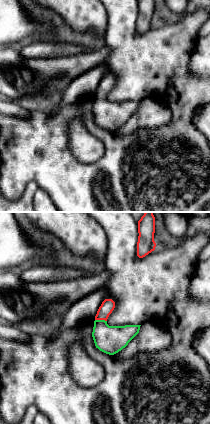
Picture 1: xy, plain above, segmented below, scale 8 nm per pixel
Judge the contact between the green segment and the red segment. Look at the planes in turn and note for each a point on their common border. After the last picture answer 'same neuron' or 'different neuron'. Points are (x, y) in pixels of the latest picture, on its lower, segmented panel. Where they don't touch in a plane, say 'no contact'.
contact (101, 320)

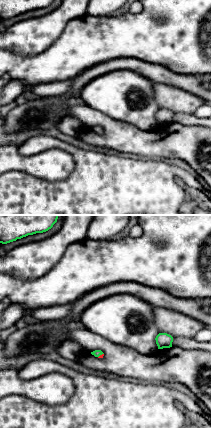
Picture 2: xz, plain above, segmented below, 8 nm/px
contact (100, 354)

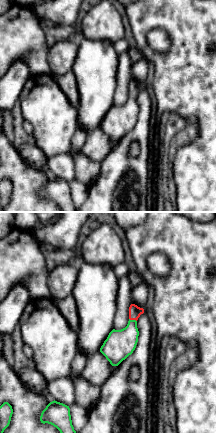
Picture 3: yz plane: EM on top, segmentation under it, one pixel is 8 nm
contact (133, 320)

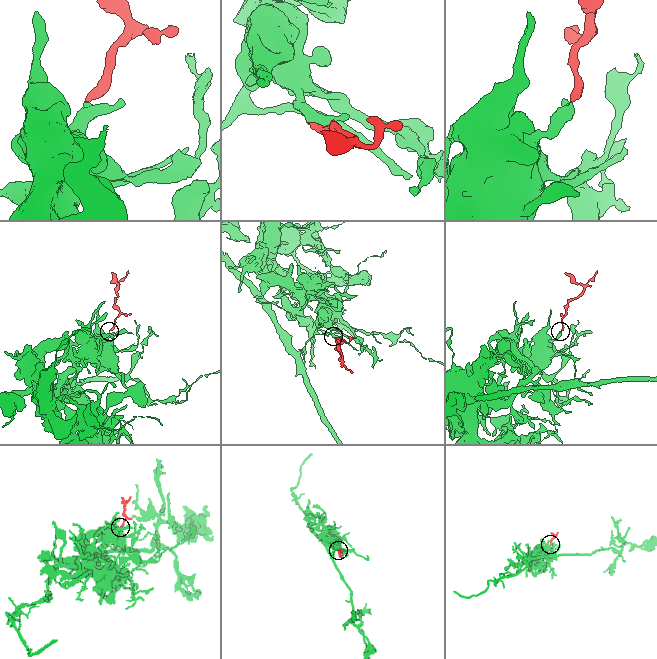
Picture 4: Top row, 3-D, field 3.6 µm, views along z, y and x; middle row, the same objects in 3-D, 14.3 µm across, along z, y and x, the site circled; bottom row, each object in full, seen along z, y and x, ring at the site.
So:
same neuron

